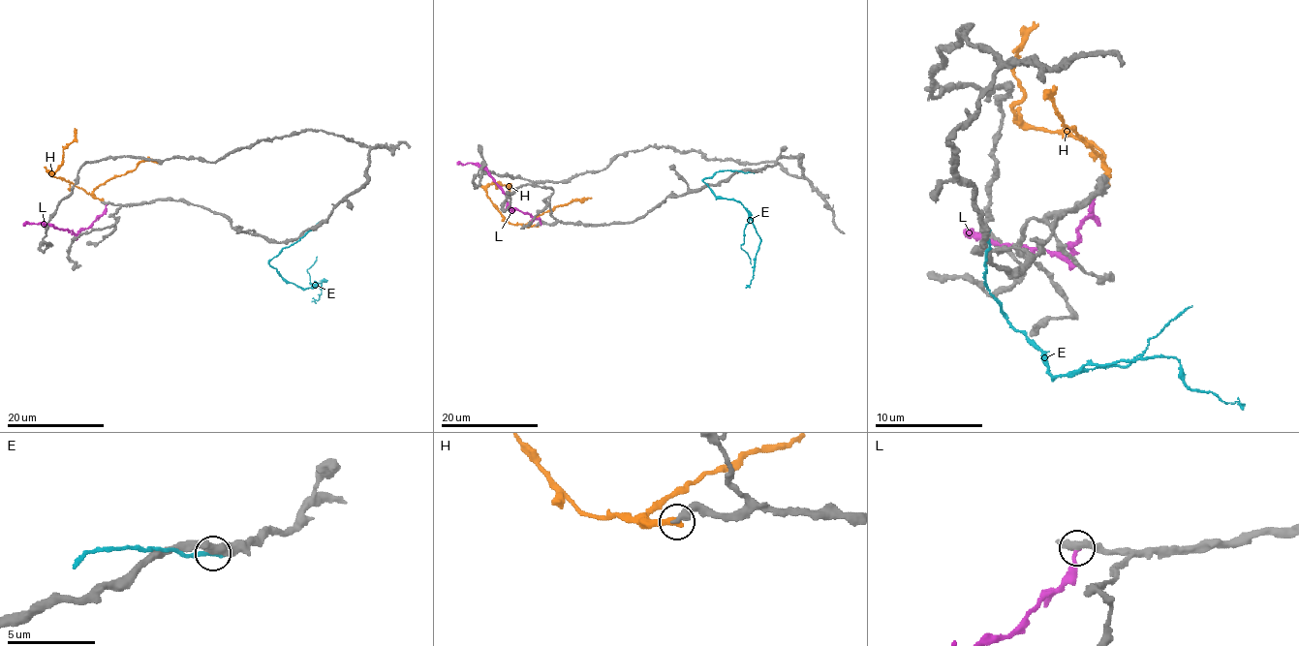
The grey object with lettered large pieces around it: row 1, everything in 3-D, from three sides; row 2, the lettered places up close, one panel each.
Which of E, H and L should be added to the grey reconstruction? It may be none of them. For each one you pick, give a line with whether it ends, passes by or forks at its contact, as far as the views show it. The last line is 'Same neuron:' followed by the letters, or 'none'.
Same neuron: none

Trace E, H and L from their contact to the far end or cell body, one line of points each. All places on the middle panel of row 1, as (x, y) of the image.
E: (751, 172), (717, 171), (703, 182), (717, 197), (739, 201), (759, 238), (754, 277), (745, 288)
H: (537, 226), (510, 224), (492, 202), (486, 189), (492, 183), (496, 188), (497, 183), (501, 183), (510, 194)
L: (540, 224), (527, 212), (514, 210), (502, 188), (485, 169), (478, 165), (457, 161)

